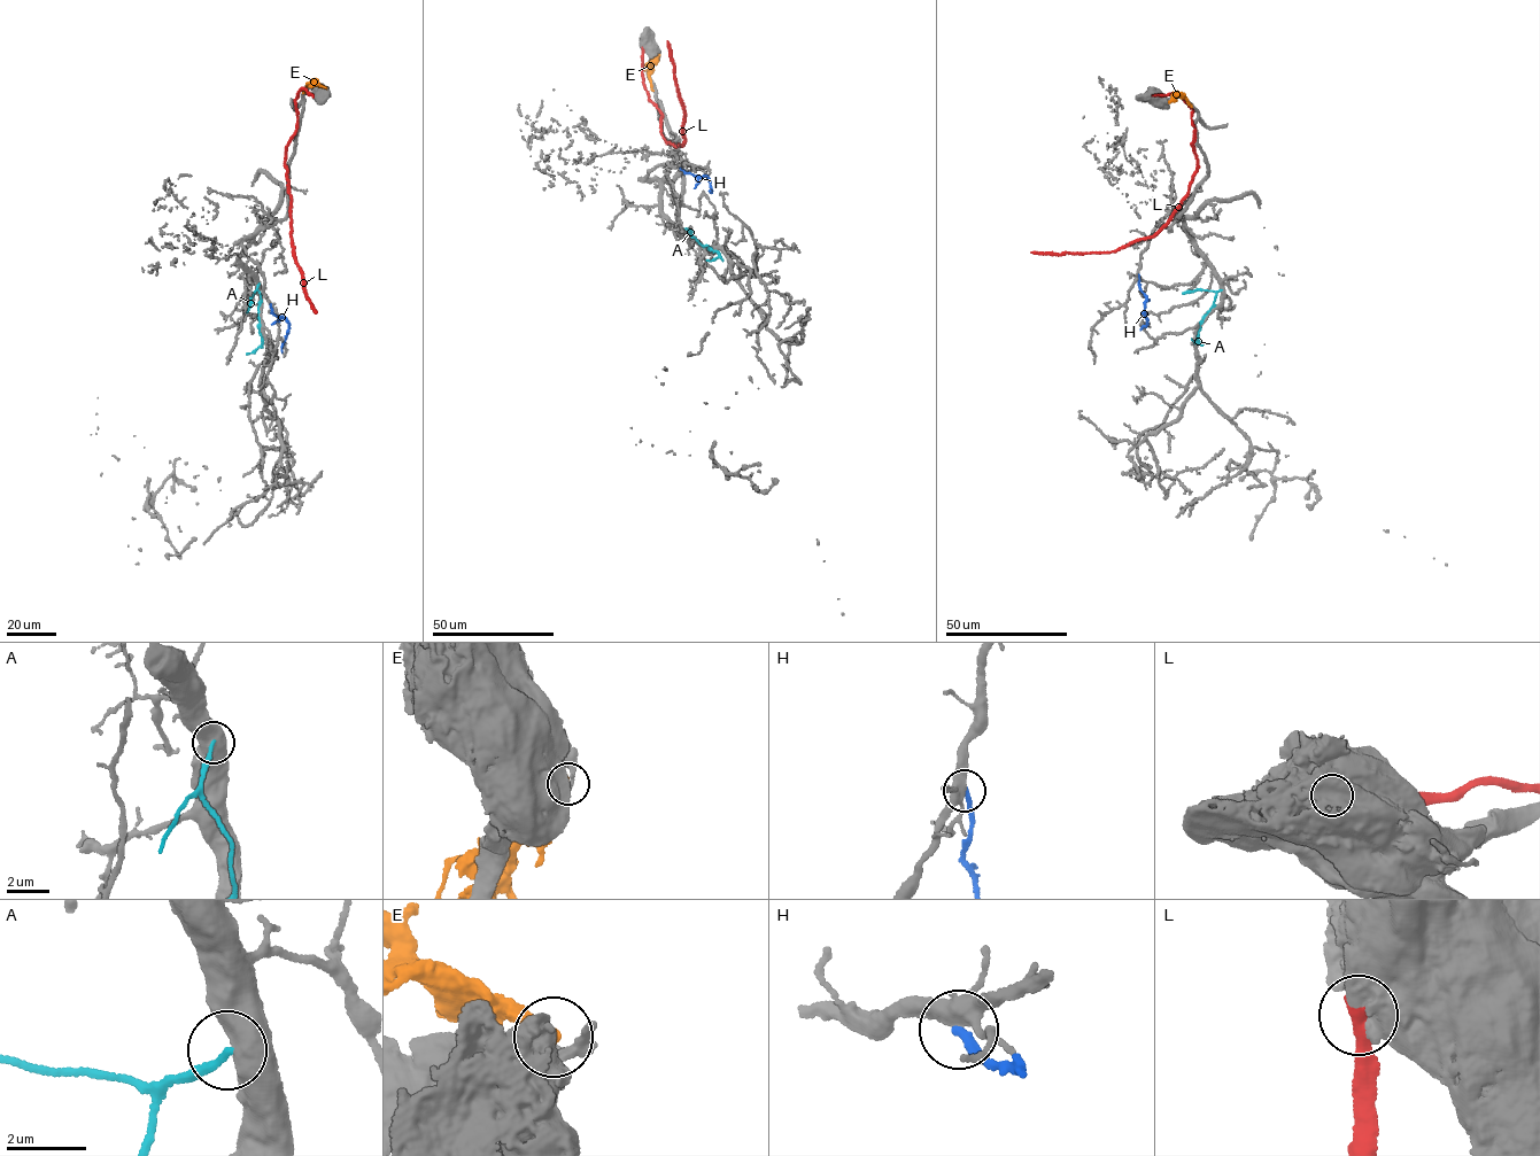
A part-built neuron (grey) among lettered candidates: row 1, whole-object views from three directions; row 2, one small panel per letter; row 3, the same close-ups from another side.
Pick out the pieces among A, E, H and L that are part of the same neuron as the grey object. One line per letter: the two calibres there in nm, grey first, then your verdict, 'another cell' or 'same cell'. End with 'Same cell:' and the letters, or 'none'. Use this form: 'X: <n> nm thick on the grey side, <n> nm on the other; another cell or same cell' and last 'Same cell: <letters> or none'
A: 750 nm thick on the grey side, 170 nm on the other; another cell
E: 240 nm thick on the grey side, 360 nm on the other; another cell
H: 360 nm thick on the grey side, 240 nm on the other; another cell
L: 1000 nm thick on the grey side, 440 nm on the other; another cell
Same cell: none

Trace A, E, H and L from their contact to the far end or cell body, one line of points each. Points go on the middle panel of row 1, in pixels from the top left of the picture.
A: (704, 246), (719, 254), (706, 260)
E: (659, 55), (650, 64), (648, 74), (652, 91)
H: (680, 168), (694, 176), (706, 176), (710, 191)
L: (642, 48), (643, 82), (649, 99), (663, 115), (662, 132), (667, 144), (682, 146), (683, 103), (666, 40)

